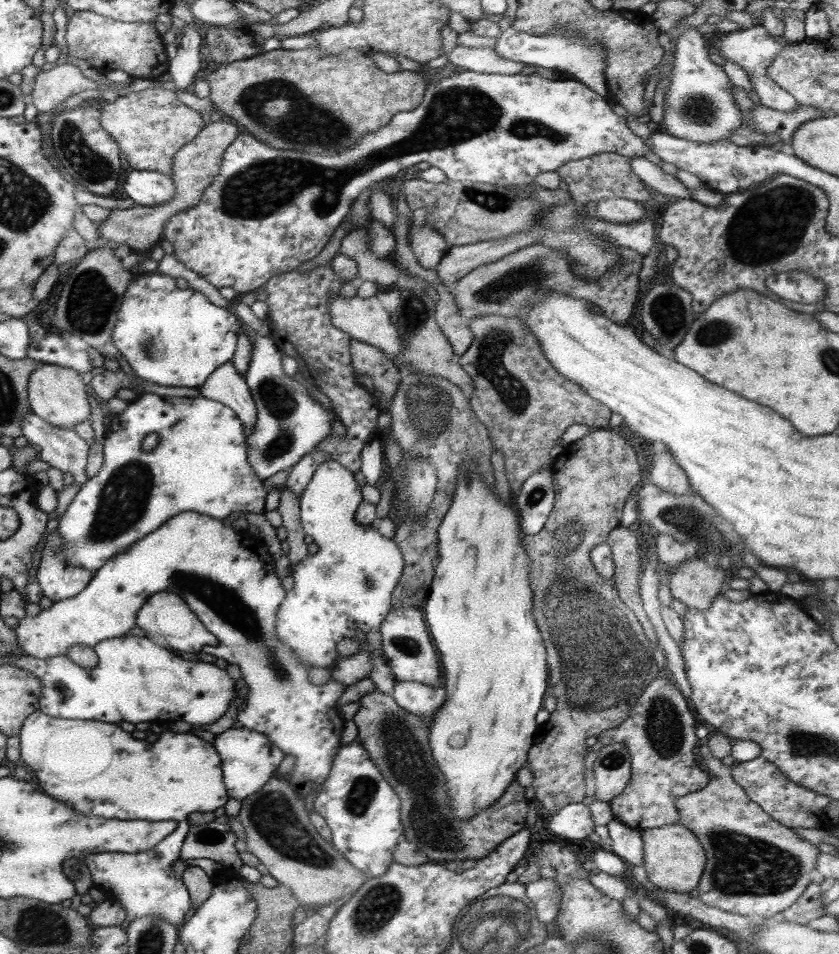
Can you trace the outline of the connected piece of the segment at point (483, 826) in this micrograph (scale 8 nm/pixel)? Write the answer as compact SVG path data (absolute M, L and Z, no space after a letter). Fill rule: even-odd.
M378 690L364 695L359 702L360 708L353 717L359 732L357 741L368 751L384 780L400 796L400 820L404 824L406 840L414 842L428 858L460 862L484 858L509 836L527 826L528 799L524 797L525 788L517 780L485 811L467 821L457 819L449 807L444 774L438 768L429 745L432 718L410 714L396 704L392 695Z

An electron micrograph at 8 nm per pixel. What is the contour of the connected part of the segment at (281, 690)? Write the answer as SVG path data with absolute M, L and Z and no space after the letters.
M184 512L184 514L176 514L174 518L170 518L168 522L164 522L164 526L154 530L151 534L148 534L145 538L134 542L130 547L128 547L123 553L117 554L110 560L106 561L96 572L93 573L93 577L90 582L86 585L84 590L81 590L76 596L72 598L66 598L59 601L53 601L52 605L48 609L42 609L40 613L36 616L26 615L24 618L19 620L19 623L12 629L16 633L17 643L21 646L21 649L26 655L33 656L34 658L50 658L58 656L60 654L67 654L68 648L74 645L86 645L86 646L96 646L96 643L109 639L123 636L129 632L131 628L136 626L136 617L142 605L152 596L154 593L168 591L177 594L186 602L186 604L196 613L198 620L218 639L218 644L214 646L203 646L202 652L206 654L212 654L218 658L224 658L229 664L236 664L244 676L244 682L248 685L248 695L246 698L246 706L244 710L238 713L237 720L242 722L244 728L255 731L256 733L265 734L274 745L276 745L284 754L291 754L296 756L296 768L293 773L287 775L286 781L291 787L293 787L302 796L306 795L310 789L315 790L314 796L319 793L323 782L329 775L332 761L338 752L341 743L341 736L343 731L343 726L345 720L340 712L340 706L336 702L346 686L342 683L338 683L336 679L332 679L329 676L323 684L315 684L313 678L311 678L312 668L317 668L316 666L308 666L303 664L299 660L299 656L287 648L285 644L279 641L276 634L276 615L280 606L280 603L284 600L285 590L282 586L282 581L276 575L275 569L276 558L270 554L263 540L258 538L252 538L245 533L238 533L232 529L232 526L225 526L220 519L212 518L211 516L204 516L204 514L196 514L196 512Z

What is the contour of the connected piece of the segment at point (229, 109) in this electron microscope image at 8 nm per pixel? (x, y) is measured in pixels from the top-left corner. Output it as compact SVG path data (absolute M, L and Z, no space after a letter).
M276 49L254 57L218 66L206 76L211 87L209 95L215 110L236 120L252 136L278 150L297 150L312 154L336 154L347 151L360 137L386 126L399 112L414 110L424 96L426 86L422 75L398 70L386 73L380 70L370 55L356 49L342 50L340 54L324 54L322 49Z

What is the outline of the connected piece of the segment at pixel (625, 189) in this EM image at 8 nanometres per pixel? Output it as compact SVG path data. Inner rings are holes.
M605 152L578 160L569 160L558 168L557 173L568 184L571 199L584 206L589 202L598 203L600 200L613 197L626 198L640 204L653 200L649 188L633 171L630 159L617 152Z

